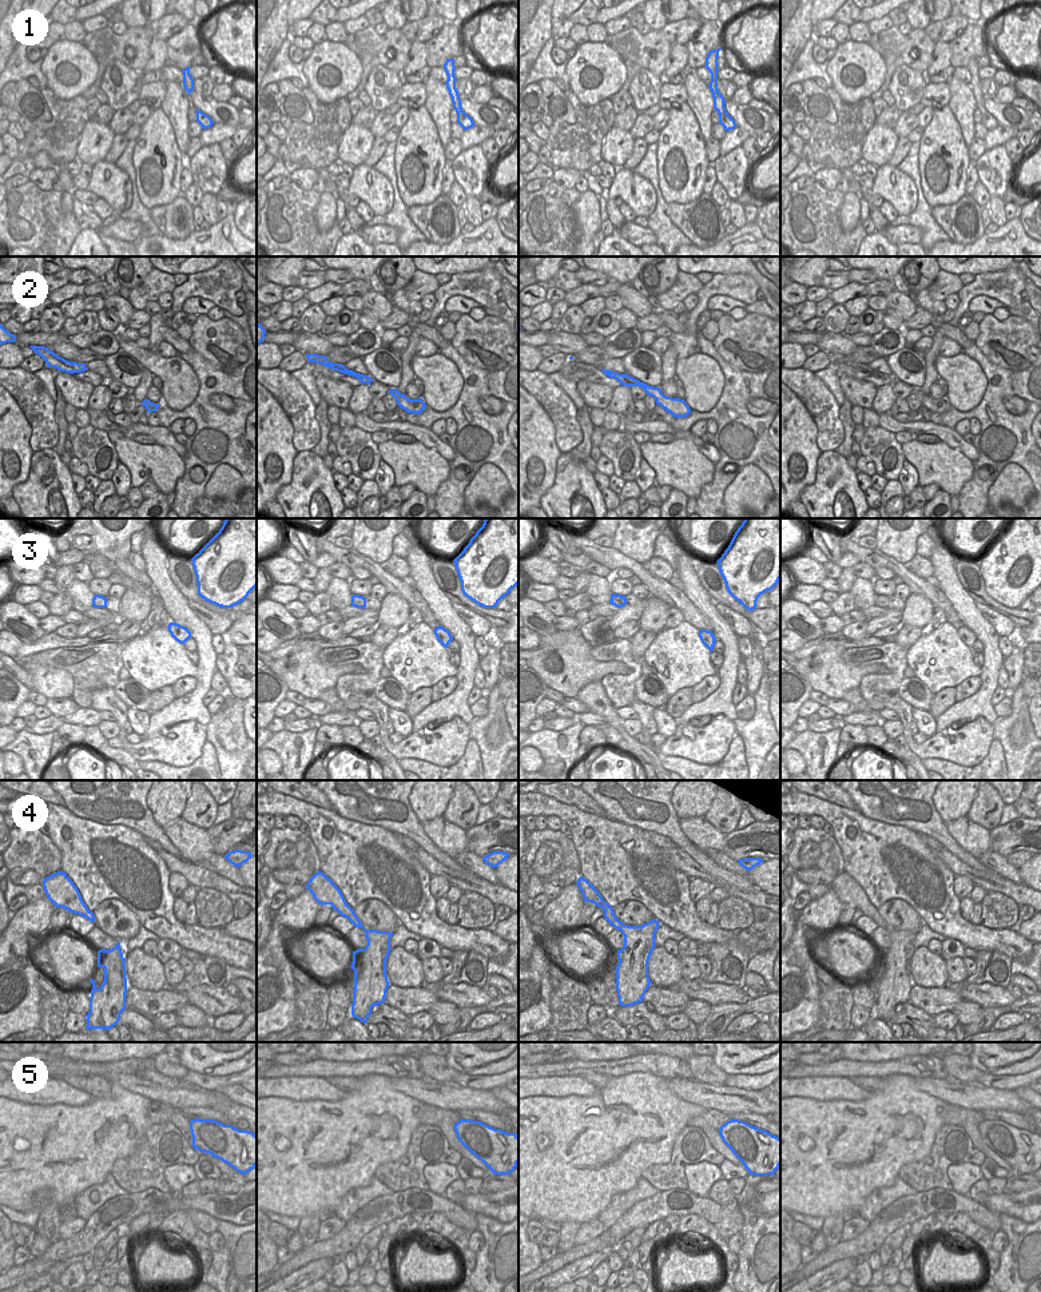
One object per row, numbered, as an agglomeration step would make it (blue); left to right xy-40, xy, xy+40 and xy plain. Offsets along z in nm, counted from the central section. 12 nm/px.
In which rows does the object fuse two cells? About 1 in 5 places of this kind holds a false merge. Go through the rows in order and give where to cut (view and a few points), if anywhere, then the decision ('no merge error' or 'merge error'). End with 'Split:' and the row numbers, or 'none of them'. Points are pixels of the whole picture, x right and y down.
1: no cut; no merge error
2: no cut; no merge error
3: no cut; no merge error
4: no cut; no merge error
5: no cut; no merge error
Split: none of them

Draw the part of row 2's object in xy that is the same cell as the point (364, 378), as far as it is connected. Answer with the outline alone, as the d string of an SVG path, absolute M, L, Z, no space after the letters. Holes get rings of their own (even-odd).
M306 354L306 357L307 357L309 362L321 363L321 365L323 365L326 367L330 367L333 370L337 370L339 373L345 373L347 375L353 375L353 377L358 378L361 381L361 385L362 383L367 383L369 385L371 381L374 381L369 375L363 375L363 374L359 374L359 373L355 373L353 370L346 369L345 365L342 365L342 363L333 363L333 362L330 362L326 358L326 355Z

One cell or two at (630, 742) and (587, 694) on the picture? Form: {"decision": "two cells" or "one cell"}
{"decision": "one cell"}

